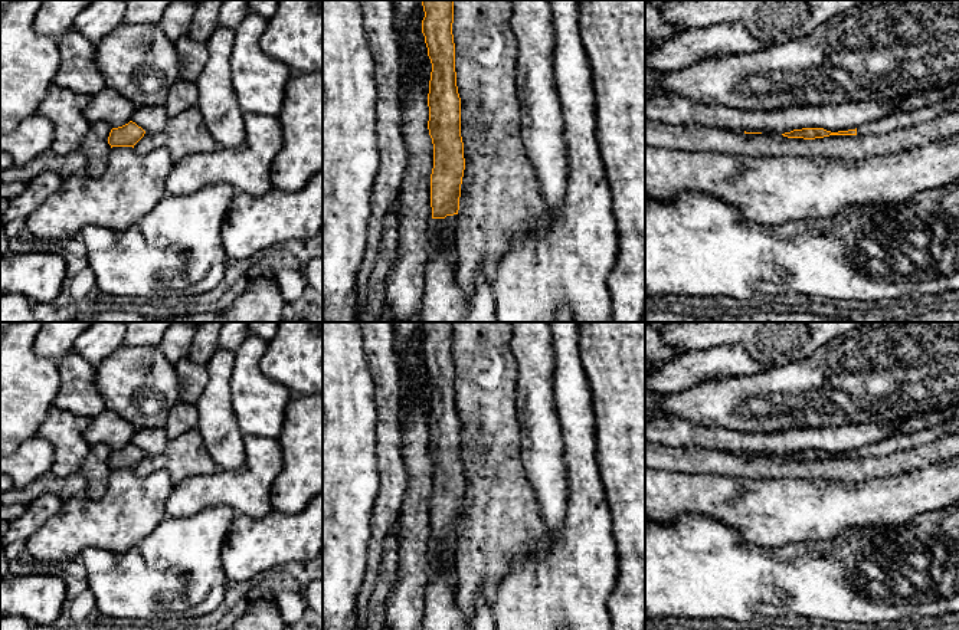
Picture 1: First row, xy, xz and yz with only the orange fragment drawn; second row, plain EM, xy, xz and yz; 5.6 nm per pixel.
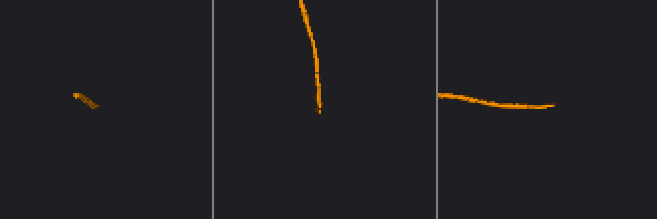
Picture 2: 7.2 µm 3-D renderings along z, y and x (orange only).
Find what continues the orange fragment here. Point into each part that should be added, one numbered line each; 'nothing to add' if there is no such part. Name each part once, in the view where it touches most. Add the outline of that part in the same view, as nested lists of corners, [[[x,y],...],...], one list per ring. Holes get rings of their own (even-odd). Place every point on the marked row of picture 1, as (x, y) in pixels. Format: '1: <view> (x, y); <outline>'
1: xz (447, 226); [[[458,214],[432,219],[432,224],[439,230],[439,237],[451,245],[449,259],[454,265],[456,265],[456,222]]]

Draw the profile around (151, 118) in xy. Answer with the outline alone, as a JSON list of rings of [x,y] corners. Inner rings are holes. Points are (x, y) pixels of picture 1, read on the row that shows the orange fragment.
[[[143,105],[137,106],[131,121],[141,127],[145,134],[156,134],[164,129],[170,117],[164,106],[160,105]]]

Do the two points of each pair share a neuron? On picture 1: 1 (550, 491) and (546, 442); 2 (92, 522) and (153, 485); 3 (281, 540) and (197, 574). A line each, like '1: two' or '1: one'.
1: one
2: one
3: two

